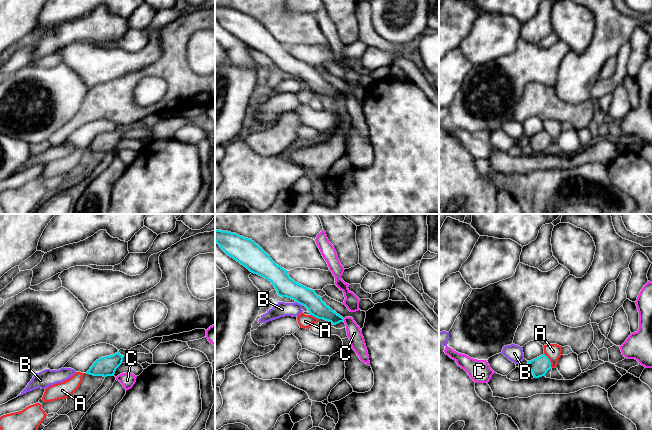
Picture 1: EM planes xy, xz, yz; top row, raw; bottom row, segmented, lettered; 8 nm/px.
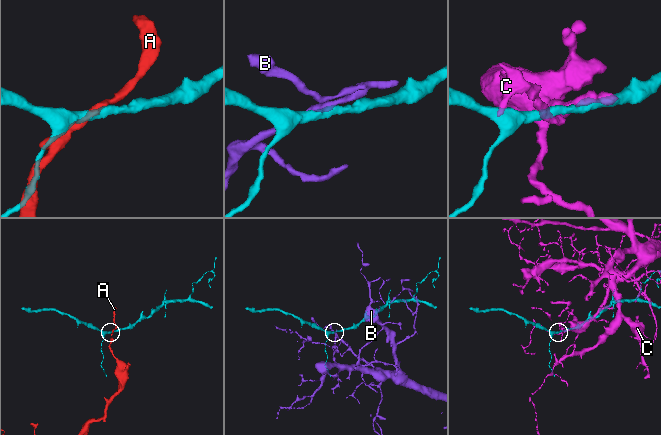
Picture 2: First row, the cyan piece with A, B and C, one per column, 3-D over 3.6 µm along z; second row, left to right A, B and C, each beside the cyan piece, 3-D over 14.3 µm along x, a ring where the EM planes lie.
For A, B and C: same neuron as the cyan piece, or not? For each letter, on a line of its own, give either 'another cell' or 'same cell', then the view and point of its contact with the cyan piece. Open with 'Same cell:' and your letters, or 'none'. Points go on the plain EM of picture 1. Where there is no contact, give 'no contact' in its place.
Same cell: none
A: another cell; meets cyan in yz at (549, 136)
B: another cell; meets cyan in xz at (298, 78)
C: another cell; meets cyan in xz at (343, 96)

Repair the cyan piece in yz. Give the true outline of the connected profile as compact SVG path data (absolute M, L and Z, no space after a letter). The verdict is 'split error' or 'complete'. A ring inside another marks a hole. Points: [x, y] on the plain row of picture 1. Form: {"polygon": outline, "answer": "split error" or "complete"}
{"polygon": "M543 130L531 137L528 137L529 145L532 147L534 154L545 152L548 146L550 146L551 138L549 134Z", "answer": "complete"}

